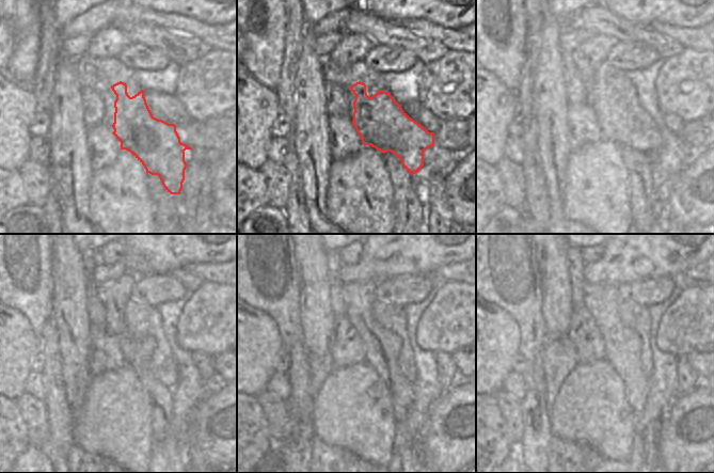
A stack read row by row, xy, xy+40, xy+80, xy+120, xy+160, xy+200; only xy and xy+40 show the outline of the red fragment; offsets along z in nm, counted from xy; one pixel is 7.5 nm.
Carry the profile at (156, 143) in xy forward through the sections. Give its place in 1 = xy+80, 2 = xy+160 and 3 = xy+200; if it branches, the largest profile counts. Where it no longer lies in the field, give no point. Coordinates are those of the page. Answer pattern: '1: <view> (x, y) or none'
1: xy+80 (621, 119)
2: xy+160 (406, 360)
3: xy+200 (647, 365)

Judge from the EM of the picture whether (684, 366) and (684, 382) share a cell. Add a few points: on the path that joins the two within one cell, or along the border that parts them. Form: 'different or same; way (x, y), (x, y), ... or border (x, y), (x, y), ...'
same; way (684, 371), (686, 378)

